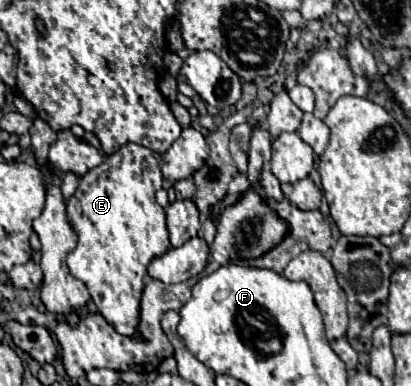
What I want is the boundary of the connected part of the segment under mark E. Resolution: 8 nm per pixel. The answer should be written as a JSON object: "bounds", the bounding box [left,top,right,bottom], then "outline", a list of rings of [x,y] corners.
{"bounds":[66,143,170,337],"outline":[[[126,143],[114,155],[108,155],[102,165],[90,169],[80,179],[76,193],[70,197],[66,205],[68,221],[78,235],[76,249],[68,255],[70,273],[86,285],[92,301],[96,303],[98,313],[120,335],[128,335],[128,337],[132,337],[138,329],[140,299],[142,299],[142,289],[144,289],[144,277],[148,273],[146,269],[152,259],[162,257],[170,249],[164,209],[154,199],[154,193],[160,187],[162,187],[162,173],[160,173],[158,155],[142,145]]]}

